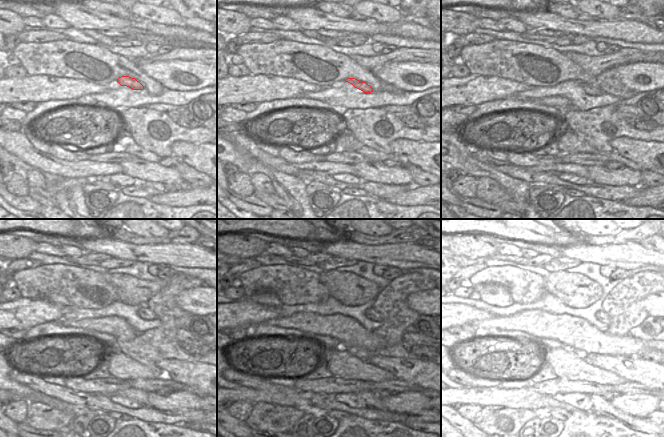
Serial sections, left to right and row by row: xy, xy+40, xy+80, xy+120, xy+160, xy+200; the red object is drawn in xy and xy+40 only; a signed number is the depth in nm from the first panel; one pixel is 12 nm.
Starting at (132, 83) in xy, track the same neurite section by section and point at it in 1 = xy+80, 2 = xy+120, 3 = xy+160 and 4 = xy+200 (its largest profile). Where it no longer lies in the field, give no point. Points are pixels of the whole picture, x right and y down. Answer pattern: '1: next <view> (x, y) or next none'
1: next xy+80 (591, 89)
2: next xy+120 (145, 313)
3: next xy+160 (371, 314)
4: next xy+200 (601, 316)

